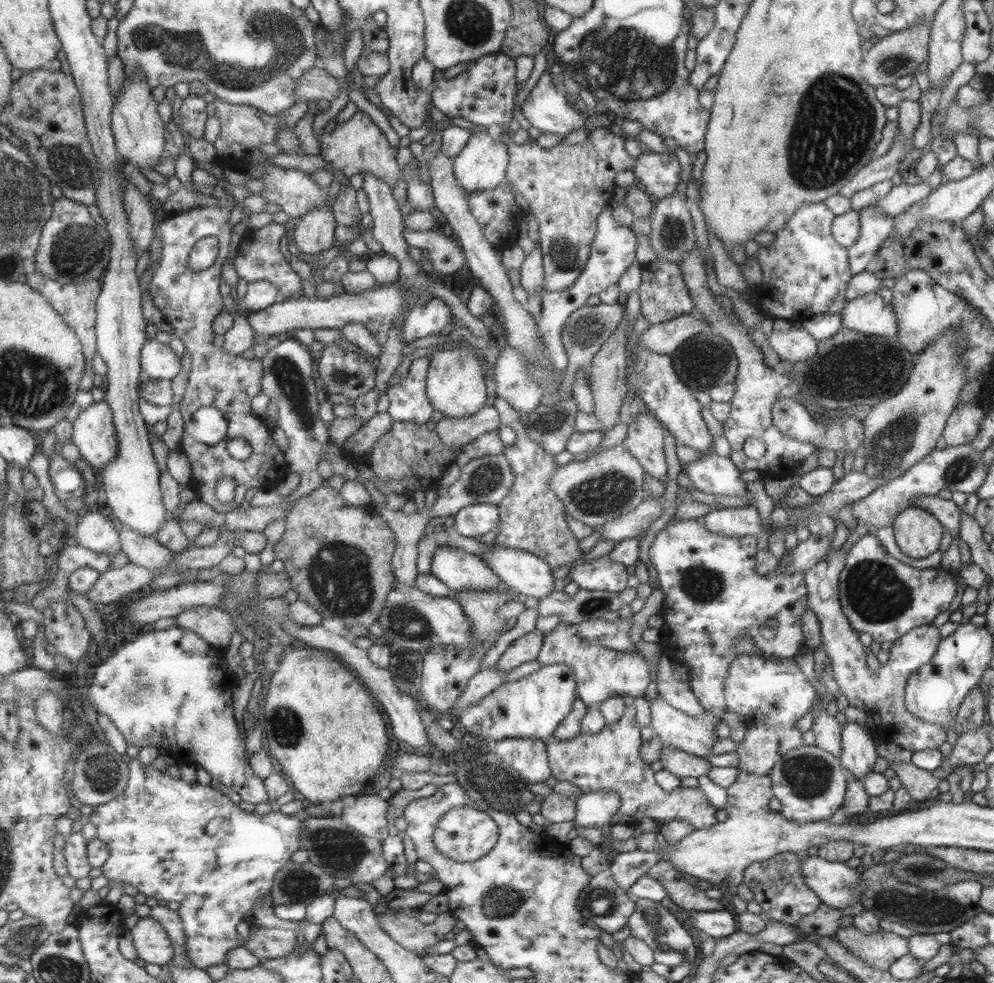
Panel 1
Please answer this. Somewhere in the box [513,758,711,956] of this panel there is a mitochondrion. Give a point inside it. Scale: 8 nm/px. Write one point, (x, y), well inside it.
(600, 902)

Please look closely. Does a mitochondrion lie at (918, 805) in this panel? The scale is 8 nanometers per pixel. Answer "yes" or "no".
no

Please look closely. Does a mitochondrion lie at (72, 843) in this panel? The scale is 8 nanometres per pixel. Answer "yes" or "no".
no

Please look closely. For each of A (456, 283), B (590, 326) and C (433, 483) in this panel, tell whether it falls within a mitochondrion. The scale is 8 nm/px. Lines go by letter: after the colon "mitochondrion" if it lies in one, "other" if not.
A: other
B: mitochondrion
C: other

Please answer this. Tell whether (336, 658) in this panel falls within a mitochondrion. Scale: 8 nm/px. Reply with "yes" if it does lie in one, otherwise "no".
no

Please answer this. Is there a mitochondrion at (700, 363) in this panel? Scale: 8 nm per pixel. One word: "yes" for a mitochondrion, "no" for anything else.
yes

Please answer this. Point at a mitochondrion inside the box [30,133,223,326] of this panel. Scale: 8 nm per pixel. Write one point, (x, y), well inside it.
(76, 250)

